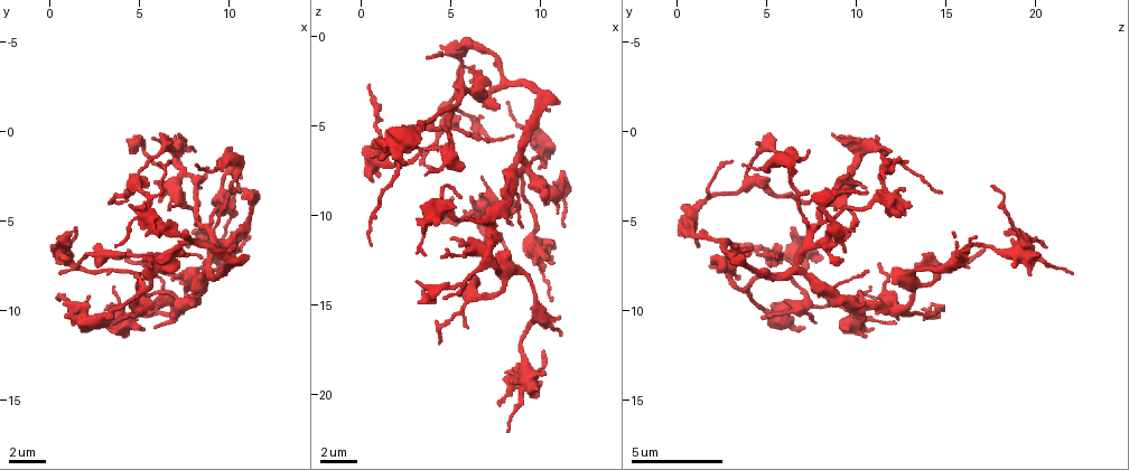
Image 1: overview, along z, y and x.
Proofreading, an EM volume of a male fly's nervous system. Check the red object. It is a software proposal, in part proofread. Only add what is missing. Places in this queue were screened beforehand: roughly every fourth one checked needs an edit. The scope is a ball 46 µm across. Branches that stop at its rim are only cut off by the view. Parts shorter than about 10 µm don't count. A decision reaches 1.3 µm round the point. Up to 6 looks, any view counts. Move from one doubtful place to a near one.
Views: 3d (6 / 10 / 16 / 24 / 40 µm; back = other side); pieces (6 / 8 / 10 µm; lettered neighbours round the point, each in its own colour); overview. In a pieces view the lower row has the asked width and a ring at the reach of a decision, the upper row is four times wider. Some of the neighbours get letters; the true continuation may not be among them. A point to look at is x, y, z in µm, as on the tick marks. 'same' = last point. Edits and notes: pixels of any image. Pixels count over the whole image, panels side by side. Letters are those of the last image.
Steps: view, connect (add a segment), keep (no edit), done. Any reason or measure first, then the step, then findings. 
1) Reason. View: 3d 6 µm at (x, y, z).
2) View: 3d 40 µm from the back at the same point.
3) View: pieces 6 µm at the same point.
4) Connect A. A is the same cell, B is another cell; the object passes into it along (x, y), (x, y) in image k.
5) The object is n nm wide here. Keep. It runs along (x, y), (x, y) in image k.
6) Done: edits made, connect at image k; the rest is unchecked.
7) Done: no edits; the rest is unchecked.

Free end. View: pieces 10 µm at (8.9, 5.9, 9.5).

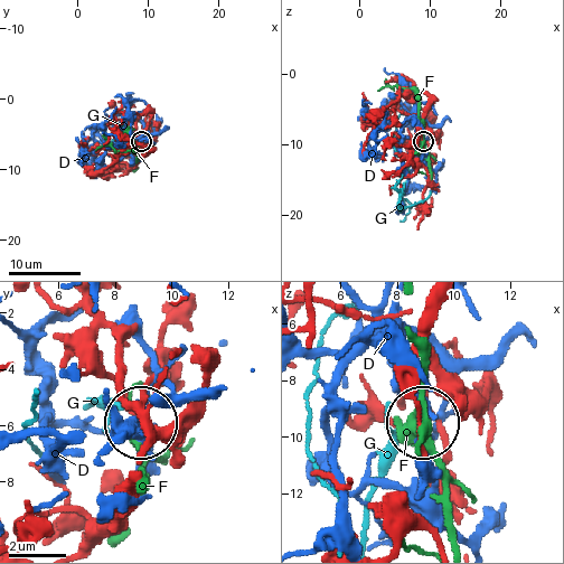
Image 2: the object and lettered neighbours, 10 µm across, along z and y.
Keep. D, F and G are other cells; no lettered segment goes on from it.

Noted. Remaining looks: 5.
Thin end. View: pieces 10 µm at (7.8, 6.2, 20.4).

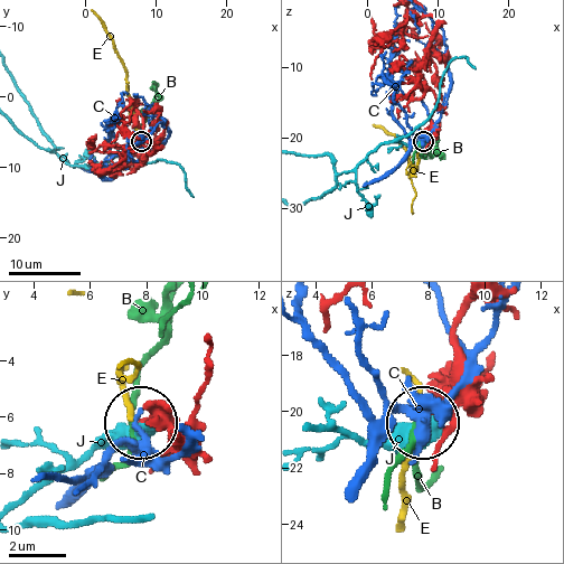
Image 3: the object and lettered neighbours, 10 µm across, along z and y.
Keep. B, C, E and J are other cells; none of them fits.

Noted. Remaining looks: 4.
Free end. View: pieces 8 µm at (8.1, 1.0, 11.7).

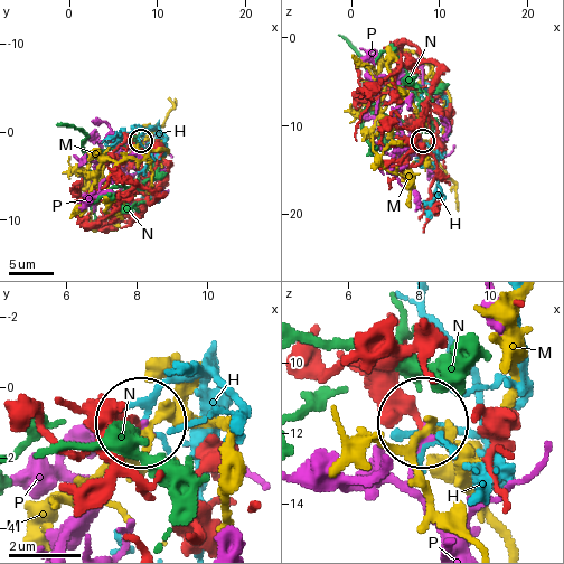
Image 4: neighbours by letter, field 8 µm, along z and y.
Keep. H, M, N and P are other cells; none of them fits.

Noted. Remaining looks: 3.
Done: no edits; the rest is unchecked.

